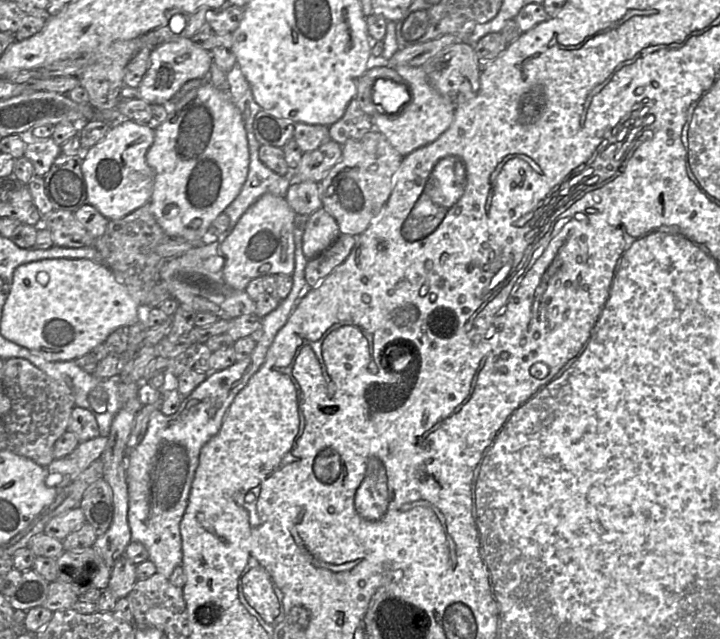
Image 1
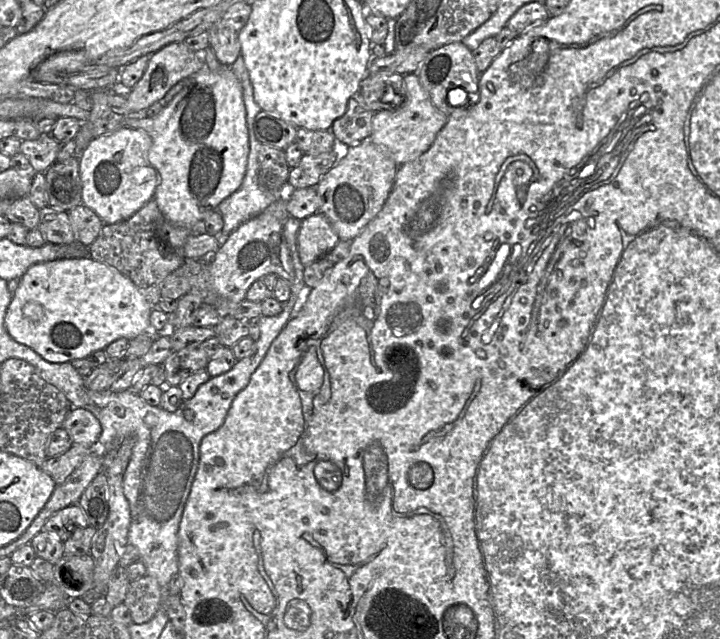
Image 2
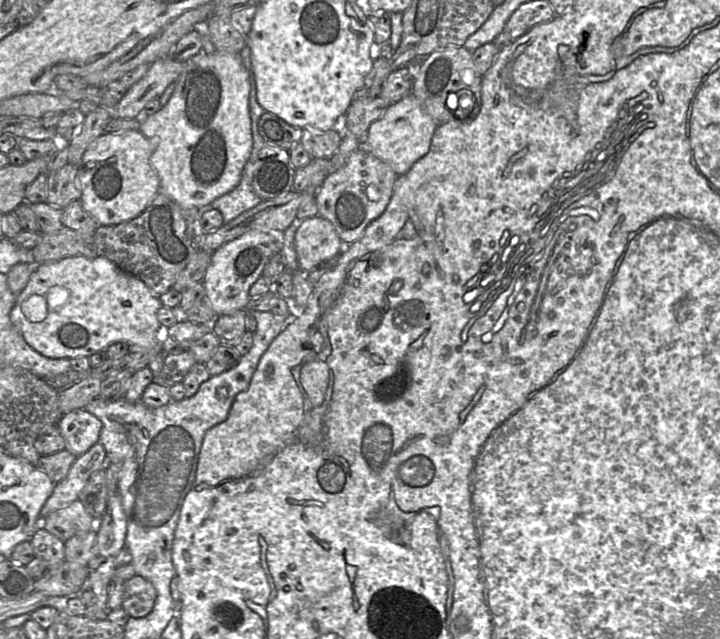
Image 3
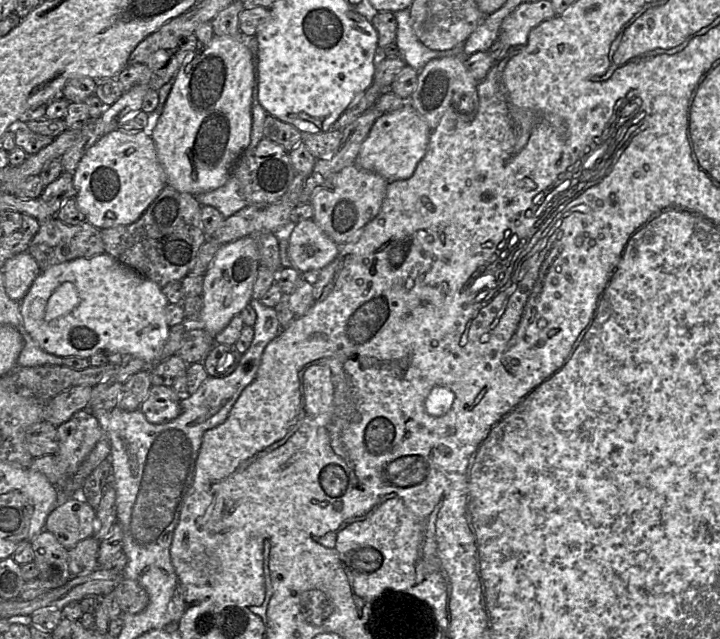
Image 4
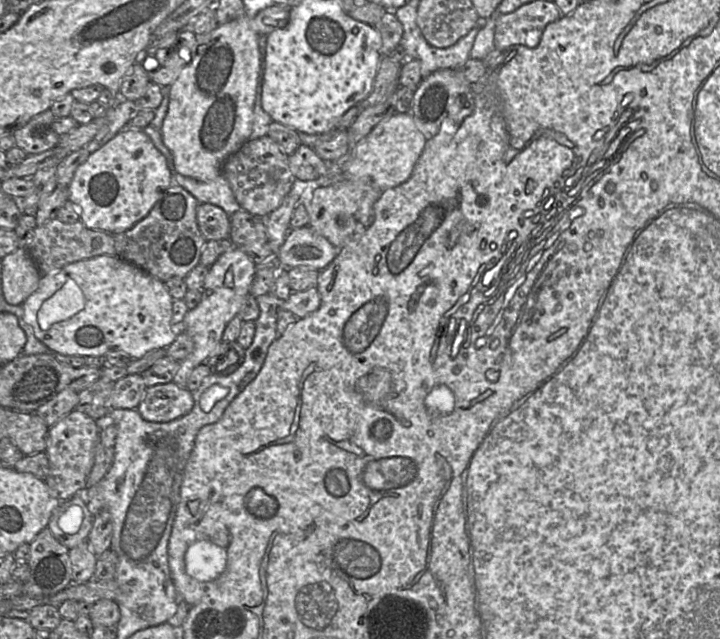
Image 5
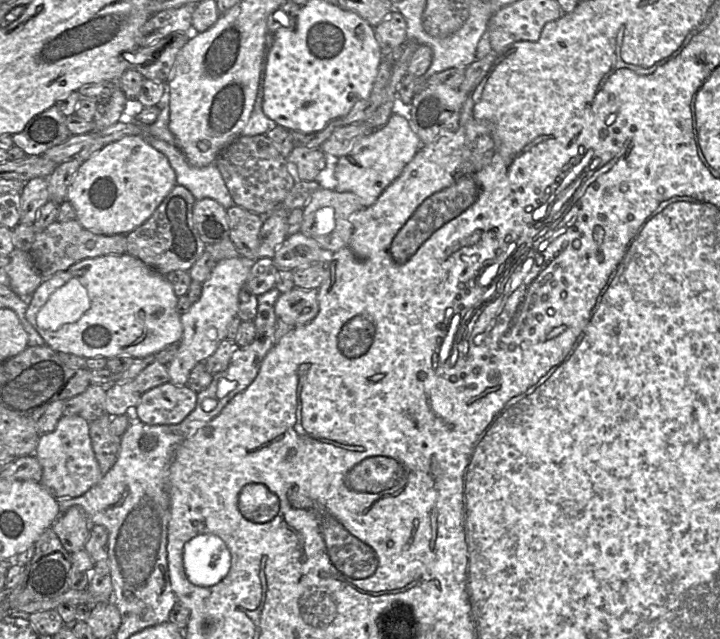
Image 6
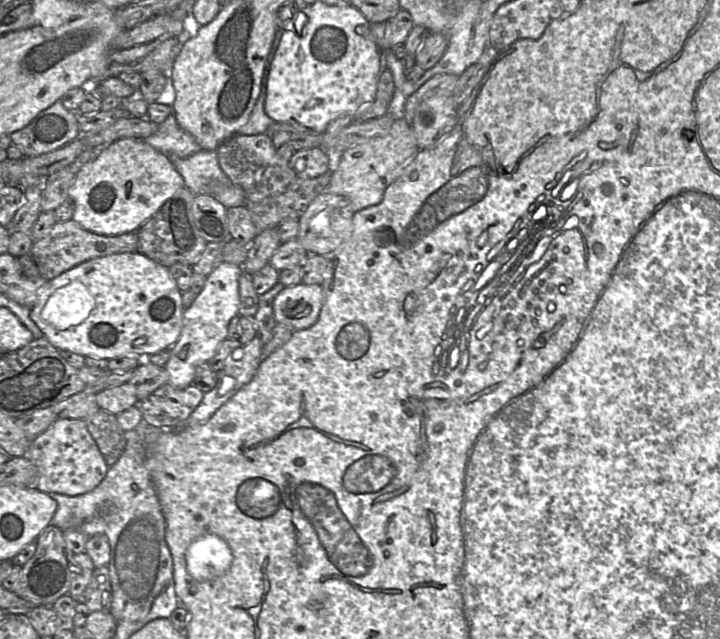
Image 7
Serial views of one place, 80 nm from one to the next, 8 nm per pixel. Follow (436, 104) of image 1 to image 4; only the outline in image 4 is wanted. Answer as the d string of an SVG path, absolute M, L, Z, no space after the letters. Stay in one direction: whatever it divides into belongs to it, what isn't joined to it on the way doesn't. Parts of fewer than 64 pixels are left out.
M408 103L400 109L382 114L374 122L354 164L380 175L388 182L408 179L427 152L430 134L430 127Z

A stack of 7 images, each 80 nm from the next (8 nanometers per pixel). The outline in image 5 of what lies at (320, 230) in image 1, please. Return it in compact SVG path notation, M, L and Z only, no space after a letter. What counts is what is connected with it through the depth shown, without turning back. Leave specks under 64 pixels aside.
M308 225L290 229L277 256L284 269L307 267L322 271L337 252L338 248Z

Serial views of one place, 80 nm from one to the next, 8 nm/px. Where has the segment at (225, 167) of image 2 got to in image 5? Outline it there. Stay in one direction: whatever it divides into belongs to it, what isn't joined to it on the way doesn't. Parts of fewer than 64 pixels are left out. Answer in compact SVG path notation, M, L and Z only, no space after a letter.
M248 12L208 34L196 35L193 54L170 86L167 114L160 133L165 146L173 156L177 173L200 181L209 181L222 174L226 159L235 153L252 132L256 87L261 72L259 50L260 35L251 27L252 15Z

